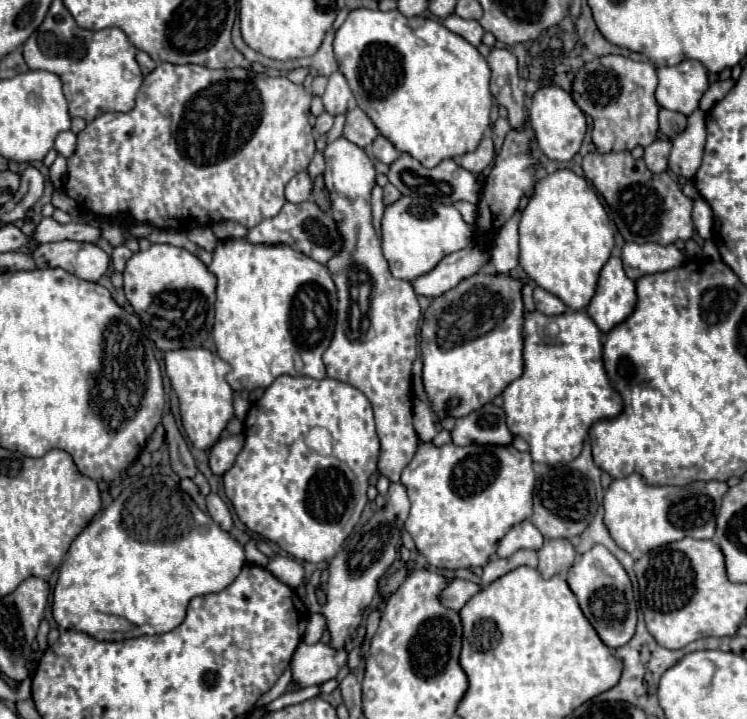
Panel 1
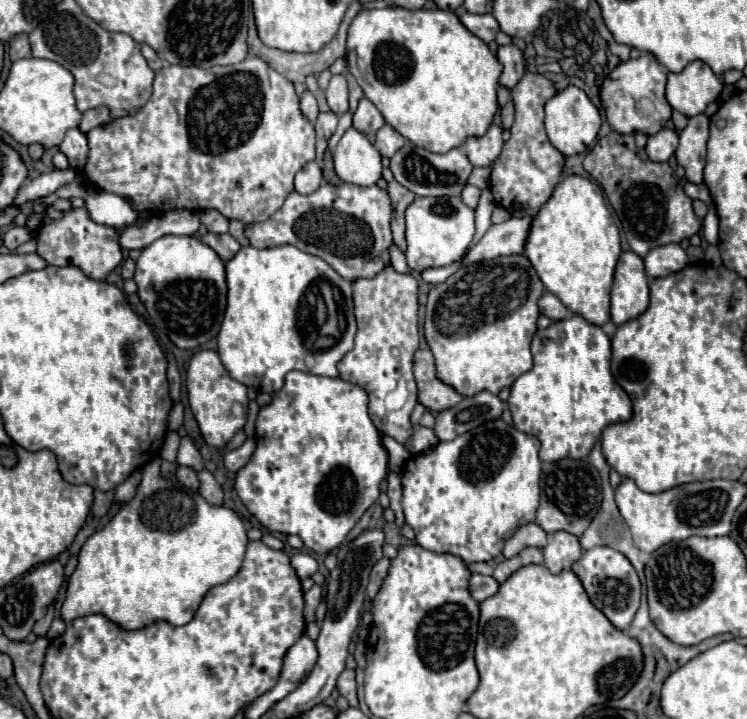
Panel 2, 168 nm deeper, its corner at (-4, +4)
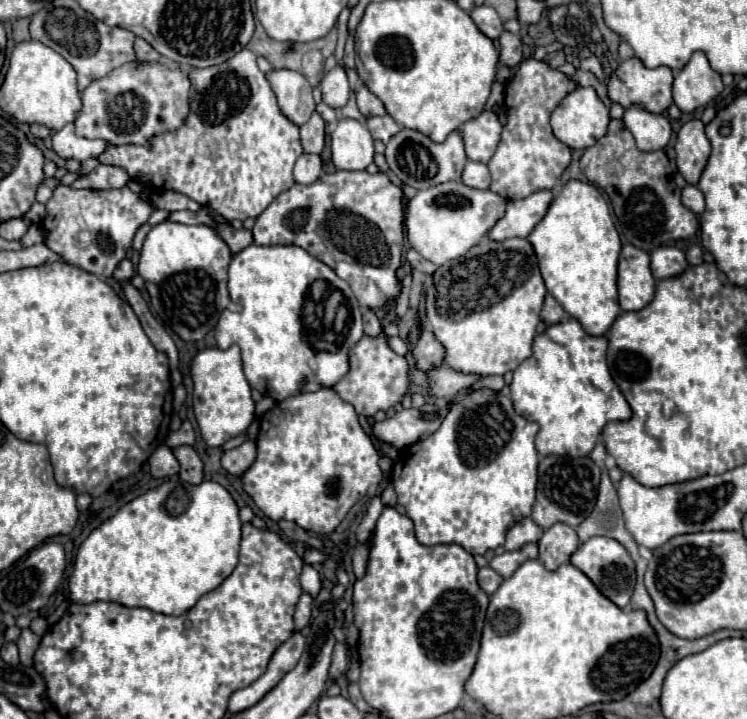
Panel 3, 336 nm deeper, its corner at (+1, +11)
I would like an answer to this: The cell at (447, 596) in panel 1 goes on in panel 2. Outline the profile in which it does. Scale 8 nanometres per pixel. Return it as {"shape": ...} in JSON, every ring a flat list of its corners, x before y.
{"shape":[[472,575,472,579,470,579,470,593,478,603,492,597,498,591,498,587,500,587,498,581,492,577,486,577,486,575]]}

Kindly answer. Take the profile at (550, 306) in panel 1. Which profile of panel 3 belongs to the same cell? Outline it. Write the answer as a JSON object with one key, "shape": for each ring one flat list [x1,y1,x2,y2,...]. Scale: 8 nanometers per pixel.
{"shape":[[547,294,547,296,545,296,545,302,543,302,541,318,545,320,547,326,551,326,551,324,557,324,557,322,569,320,569,314,563,310,563,306,561,306,551,294]]}

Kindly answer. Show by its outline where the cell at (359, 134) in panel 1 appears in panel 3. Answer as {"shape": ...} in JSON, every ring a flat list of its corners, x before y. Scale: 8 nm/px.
{"shape":[[361,86,357,90,357,106,359,106,359,112,365,118,369,118,369,116,383,116,385,114,383,102,375,94,371,94,365,86]]}

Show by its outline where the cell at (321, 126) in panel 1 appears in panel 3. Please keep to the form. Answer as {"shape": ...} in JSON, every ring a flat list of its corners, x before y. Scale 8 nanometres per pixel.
{"shape":[[315,112,303,126,301,126,301,144,303,150,309,154,321,154,325,146,325,120,319,112]]}

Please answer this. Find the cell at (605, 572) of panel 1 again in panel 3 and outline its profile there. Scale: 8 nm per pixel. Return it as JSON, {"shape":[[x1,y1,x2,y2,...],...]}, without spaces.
{"shape":[[603,536,589,538,571,556,571,564,575,568,579,568,599,588,599,592,603,596,607,596,613,604,617,604,619,608,627,608,631,594,633,594,633,588,635,588,635,564,629,556,629,552,617,540,603,538]]}

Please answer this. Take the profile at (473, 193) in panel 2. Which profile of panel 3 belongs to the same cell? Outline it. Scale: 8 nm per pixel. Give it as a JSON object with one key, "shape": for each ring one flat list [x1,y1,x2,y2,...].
{"shape":[[467,162,463,170,463,184,477,190,487,190,491,184,491,176,485,164,481,162]]}

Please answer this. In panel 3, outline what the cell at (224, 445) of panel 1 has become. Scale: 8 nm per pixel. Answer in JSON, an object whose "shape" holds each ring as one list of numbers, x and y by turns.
{"shape":[[247,438,241,446,223,452,221,464,223,464,223,468,225,468,229,474,241,476,241,474,251,466,253,460,255,460,255,440]]}

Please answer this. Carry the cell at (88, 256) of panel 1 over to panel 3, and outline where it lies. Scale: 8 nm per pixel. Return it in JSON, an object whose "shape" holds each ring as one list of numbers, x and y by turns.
{"shape":[[57,186,41,220,45,246,85,272,111,278,115,266,125,258,137,228,147,222,153,210,149,202,143,202,127,186,121,190,71,190,69,186]]}

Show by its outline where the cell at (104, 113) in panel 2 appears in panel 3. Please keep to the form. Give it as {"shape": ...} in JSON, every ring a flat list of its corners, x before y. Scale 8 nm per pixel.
{"shape":[[125,64,101,80,91,82,83,92,83,110,75,120,77,136,103,138,113,144,147,144,159,132,183,124,189,104,187,72,169,64]]}

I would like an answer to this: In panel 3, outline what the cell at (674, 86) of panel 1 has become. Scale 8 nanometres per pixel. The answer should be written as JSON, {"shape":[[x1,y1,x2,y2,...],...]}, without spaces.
{"shape":[[695,52,685,68,675,74,673,102,681,112,693,112,707,106,721,90,721,76,709,66,703,52]]}

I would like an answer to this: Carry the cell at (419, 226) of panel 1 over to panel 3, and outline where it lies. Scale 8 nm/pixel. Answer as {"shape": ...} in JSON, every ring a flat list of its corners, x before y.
{"shape":[[445,182,419,190,405,206,407,240,425,260,443,266,473,248,487,234,491,224,503,216,505,204,507,200,499,194,491,190,479,192,475,188,467,188,463,182]]}

